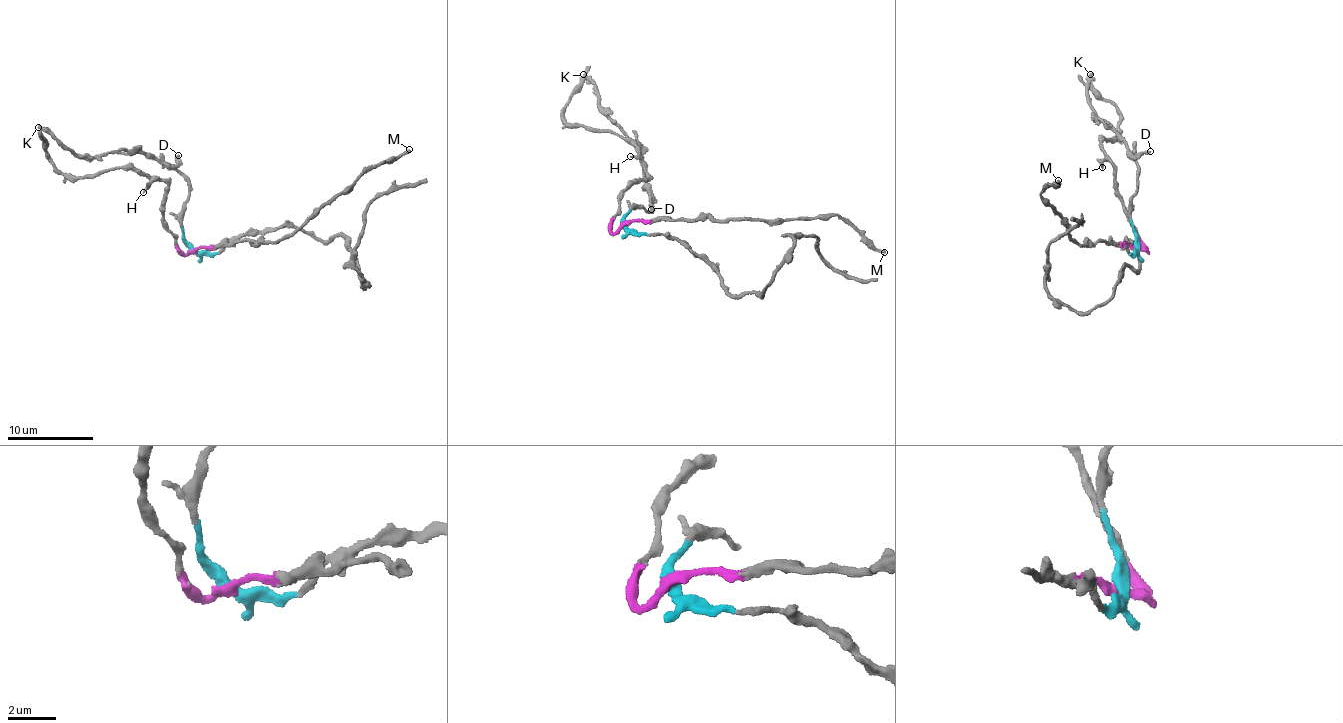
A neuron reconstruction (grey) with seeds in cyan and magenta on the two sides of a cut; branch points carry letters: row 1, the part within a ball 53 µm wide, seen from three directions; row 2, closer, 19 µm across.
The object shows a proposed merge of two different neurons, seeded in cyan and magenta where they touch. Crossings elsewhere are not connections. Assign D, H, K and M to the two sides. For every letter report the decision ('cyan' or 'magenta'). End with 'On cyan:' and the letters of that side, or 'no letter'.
D: cyan
H: magenta
K: cyan
M: magenta
On cyan: D, K

